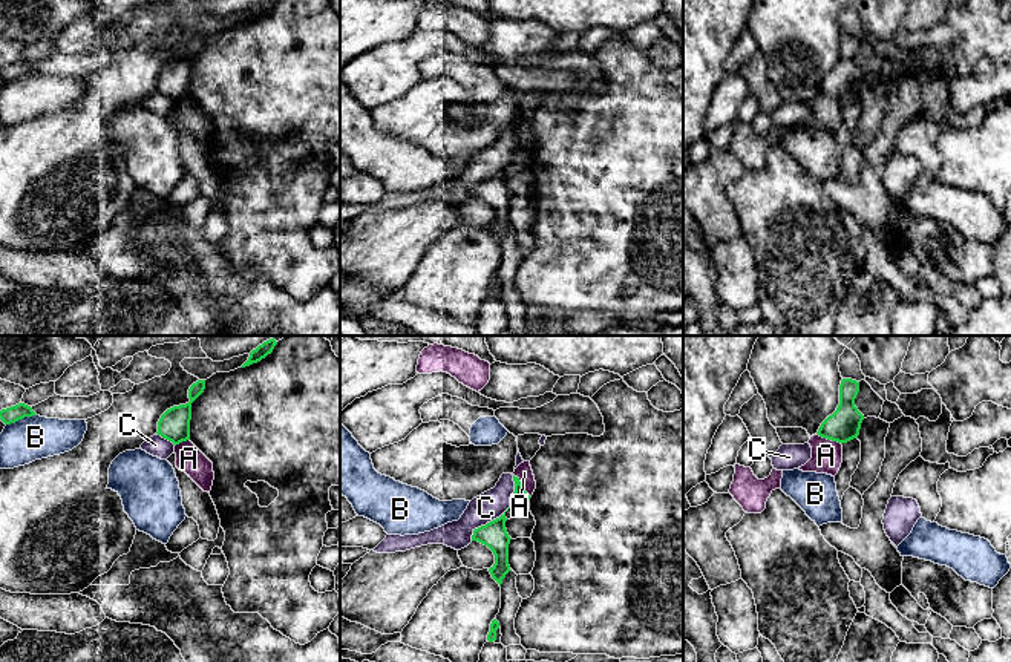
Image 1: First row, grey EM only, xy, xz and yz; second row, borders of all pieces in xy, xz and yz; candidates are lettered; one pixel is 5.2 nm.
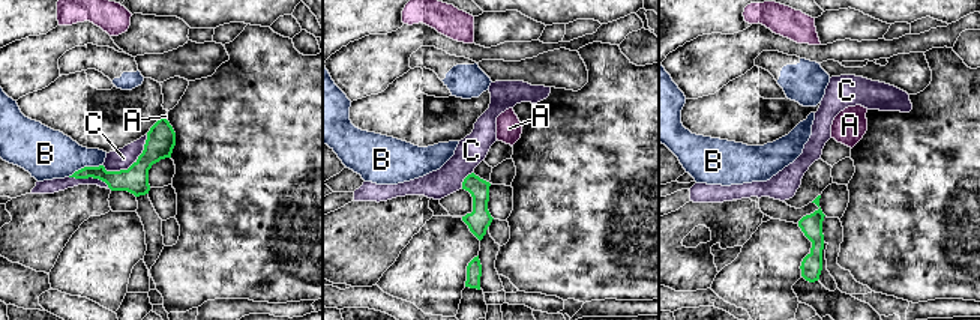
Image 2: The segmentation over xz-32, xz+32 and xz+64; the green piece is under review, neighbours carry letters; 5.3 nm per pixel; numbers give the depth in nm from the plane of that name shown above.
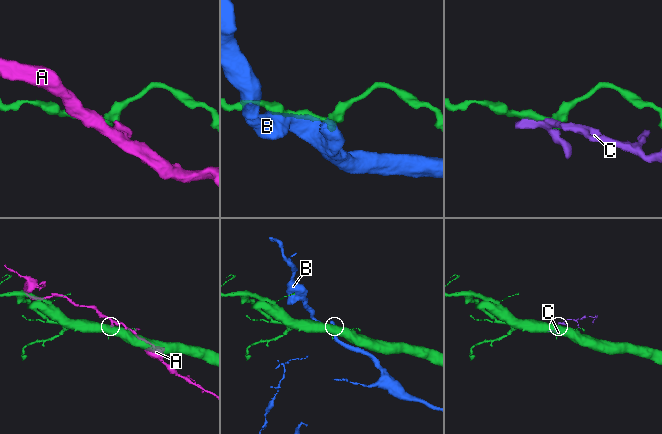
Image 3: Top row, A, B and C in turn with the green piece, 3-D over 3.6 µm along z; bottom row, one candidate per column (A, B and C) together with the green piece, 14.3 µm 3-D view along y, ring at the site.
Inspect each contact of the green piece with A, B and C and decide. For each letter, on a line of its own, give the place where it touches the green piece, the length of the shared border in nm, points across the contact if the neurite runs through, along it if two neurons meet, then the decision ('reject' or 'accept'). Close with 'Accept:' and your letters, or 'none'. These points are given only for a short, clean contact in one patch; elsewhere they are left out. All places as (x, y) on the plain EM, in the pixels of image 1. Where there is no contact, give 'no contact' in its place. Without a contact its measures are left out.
A: contact xz (521, 143); length 160 nm; border xz (513, 131), (530, 154); reject
B: contact xy (20, 75); length 170 nm; reject
C: contact xz (501, 172); length 420 nm; reject
Accept: none

